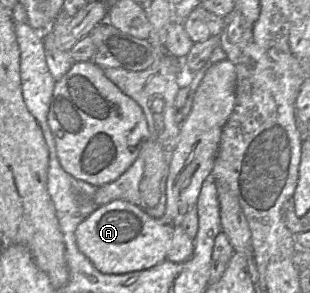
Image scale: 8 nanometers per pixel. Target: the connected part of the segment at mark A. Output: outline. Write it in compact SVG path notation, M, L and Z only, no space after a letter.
M226 58L213 64L197 88L192 110L180 124L178 142L166 182L166 209L160 218L149 216L139 206L114 200L98 206L76 228L78 249L103 274L126 274L149 269L166 260L174 230L185 214L196 207L203 182L212 174L223 128L233 112L236 97L236 70Z

